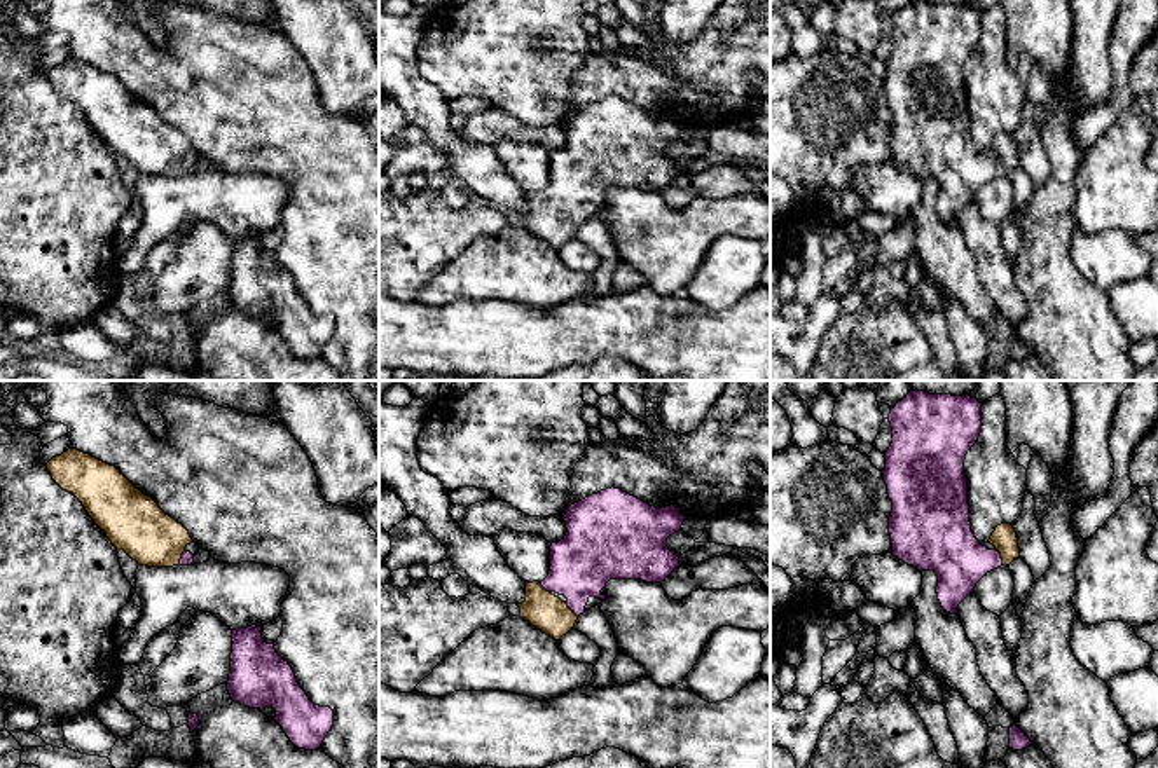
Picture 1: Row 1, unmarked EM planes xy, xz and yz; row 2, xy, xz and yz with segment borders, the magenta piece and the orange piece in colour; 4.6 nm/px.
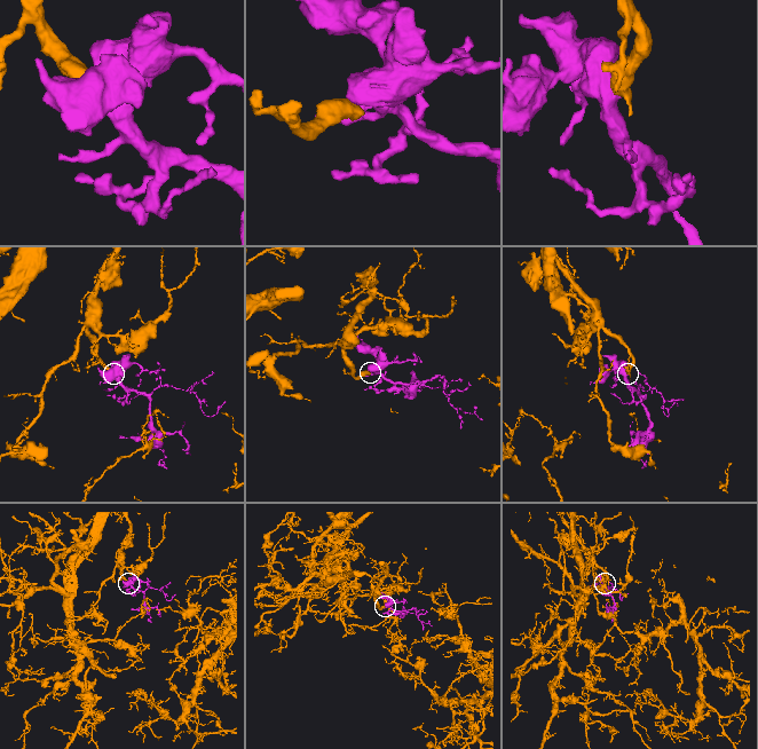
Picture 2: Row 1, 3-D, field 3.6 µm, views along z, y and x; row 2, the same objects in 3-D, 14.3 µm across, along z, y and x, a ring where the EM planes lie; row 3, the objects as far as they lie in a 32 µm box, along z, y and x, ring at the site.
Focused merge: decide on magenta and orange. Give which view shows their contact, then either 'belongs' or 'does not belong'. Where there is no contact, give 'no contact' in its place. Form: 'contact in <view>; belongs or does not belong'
contact in yz; belongs

